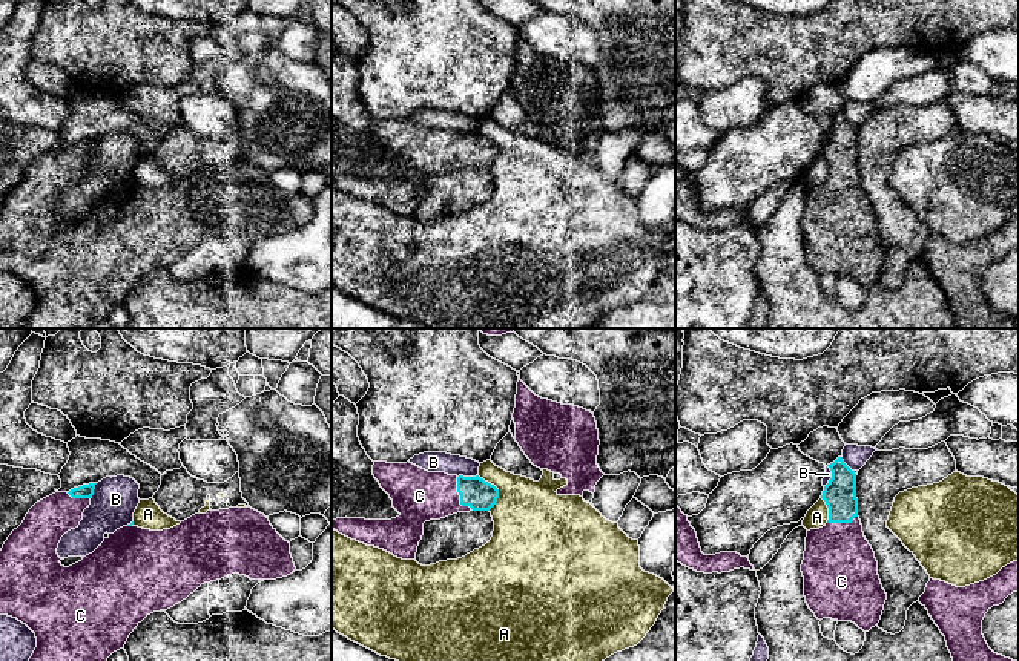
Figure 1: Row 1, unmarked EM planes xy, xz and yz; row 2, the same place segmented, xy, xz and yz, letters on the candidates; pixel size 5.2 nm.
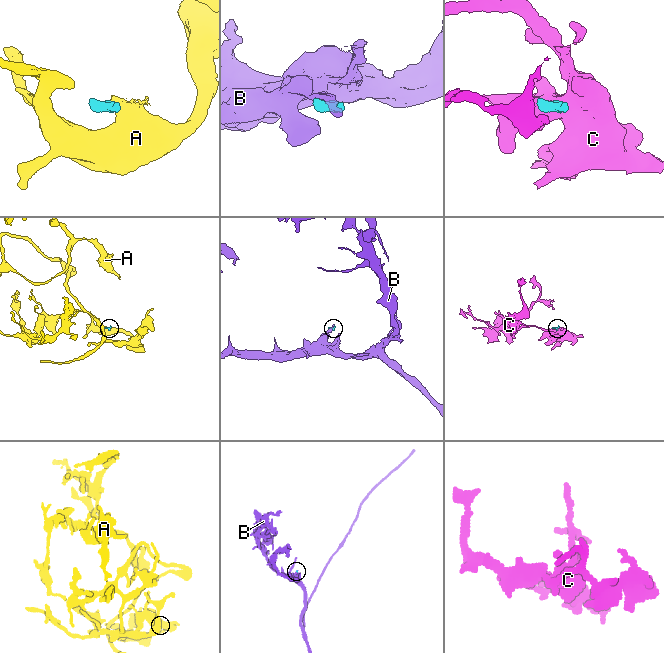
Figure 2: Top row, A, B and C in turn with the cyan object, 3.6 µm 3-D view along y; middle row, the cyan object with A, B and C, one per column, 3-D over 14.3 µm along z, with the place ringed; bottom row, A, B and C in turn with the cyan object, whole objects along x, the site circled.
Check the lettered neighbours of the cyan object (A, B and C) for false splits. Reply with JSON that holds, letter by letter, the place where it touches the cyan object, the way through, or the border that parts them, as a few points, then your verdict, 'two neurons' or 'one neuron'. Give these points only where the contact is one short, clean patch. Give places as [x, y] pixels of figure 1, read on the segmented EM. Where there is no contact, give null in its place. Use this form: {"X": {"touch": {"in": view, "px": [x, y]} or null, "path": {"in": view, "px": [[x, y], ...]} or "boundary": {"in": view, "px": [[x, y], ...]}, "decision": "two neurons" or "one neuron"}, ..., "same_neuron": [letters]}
{"A": {"touch": {"in": "xz", "px": [497, 489]}, "boundary": {"in": "xz", "px": [[478, 474], [497, 489], [497, 500], [490, 509]]}, "decision": "two neurons"}, "B": {"touch": {"in": "xz", "px": [467, 477]}, "decision": "two neurons"}, "C": {"touch": {"in": "xz", "px": [461, 497]}, "path": {"in": "xz", "px": [[476, 493], [461, 497], [419, 496]]}, "decision": "one neuron"}, "same_neuron": ["C"]}

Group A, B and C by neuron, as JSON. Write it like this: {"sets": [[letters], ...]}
{"sets": [["A"], ["B"], ["C"]]}

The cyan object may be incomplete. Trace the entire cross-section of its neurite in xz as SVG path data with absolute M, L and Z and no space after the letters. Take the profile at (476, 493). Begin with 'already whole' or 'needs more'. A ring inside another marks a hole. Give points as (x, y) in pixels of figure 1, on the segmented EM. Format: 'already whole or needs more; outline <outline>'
needs more; outline M374 462L373 475L401 515L391 520L336 518L331 521L331 528L351 540L384 549L402 560L416 560L425 521L440 520L457 512L490 511L499 498L499 489L479 475L457 477L445 472L428 472L410 462Z

